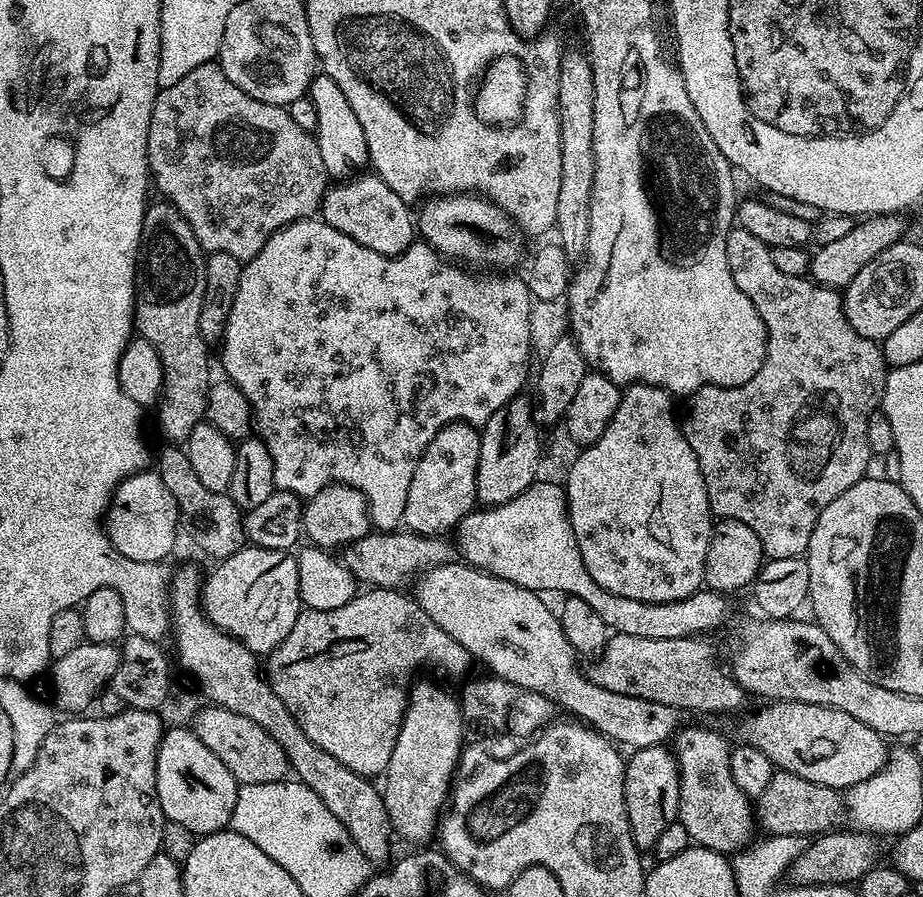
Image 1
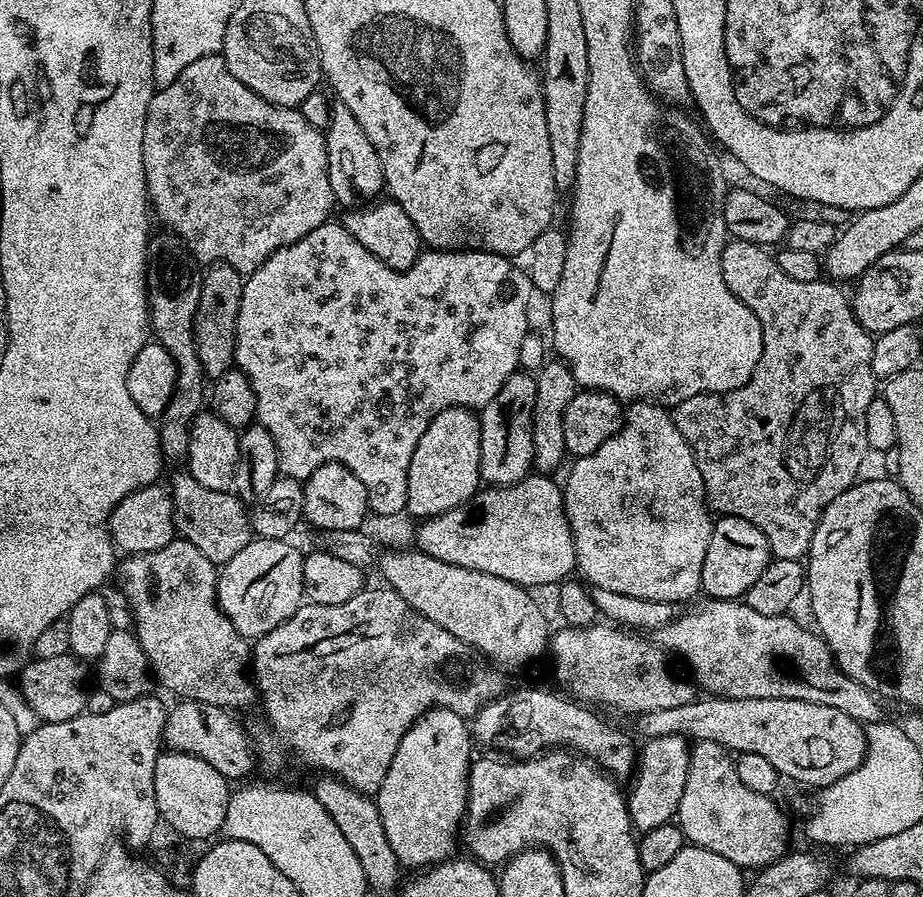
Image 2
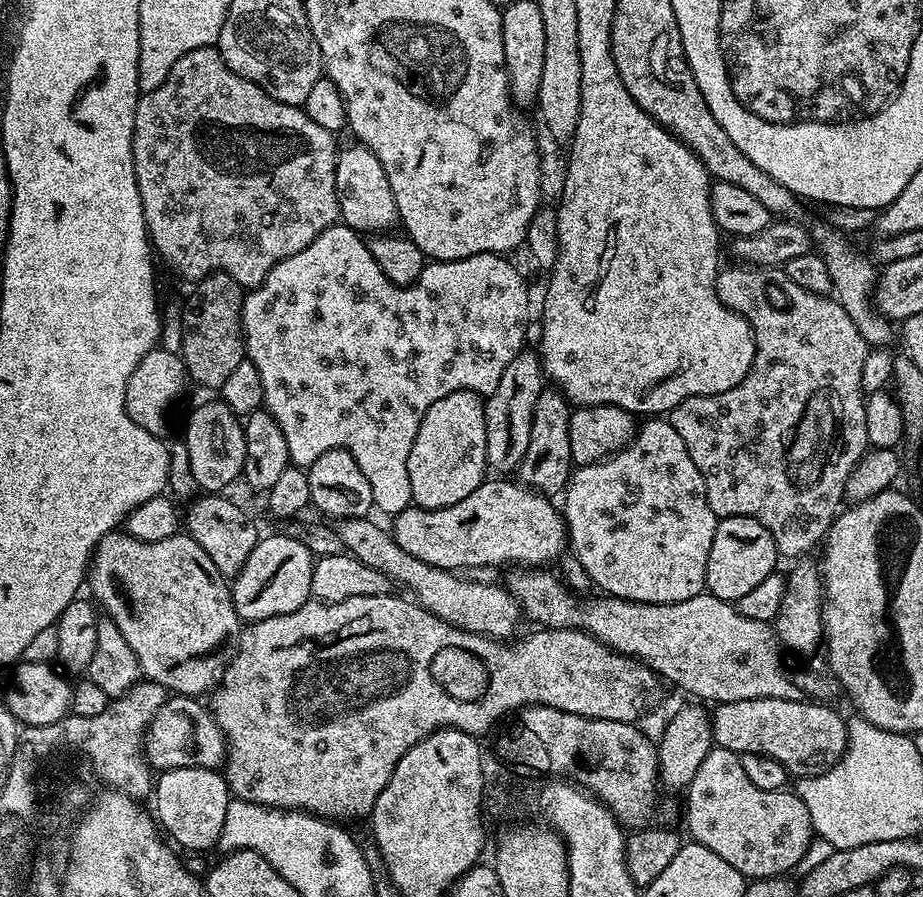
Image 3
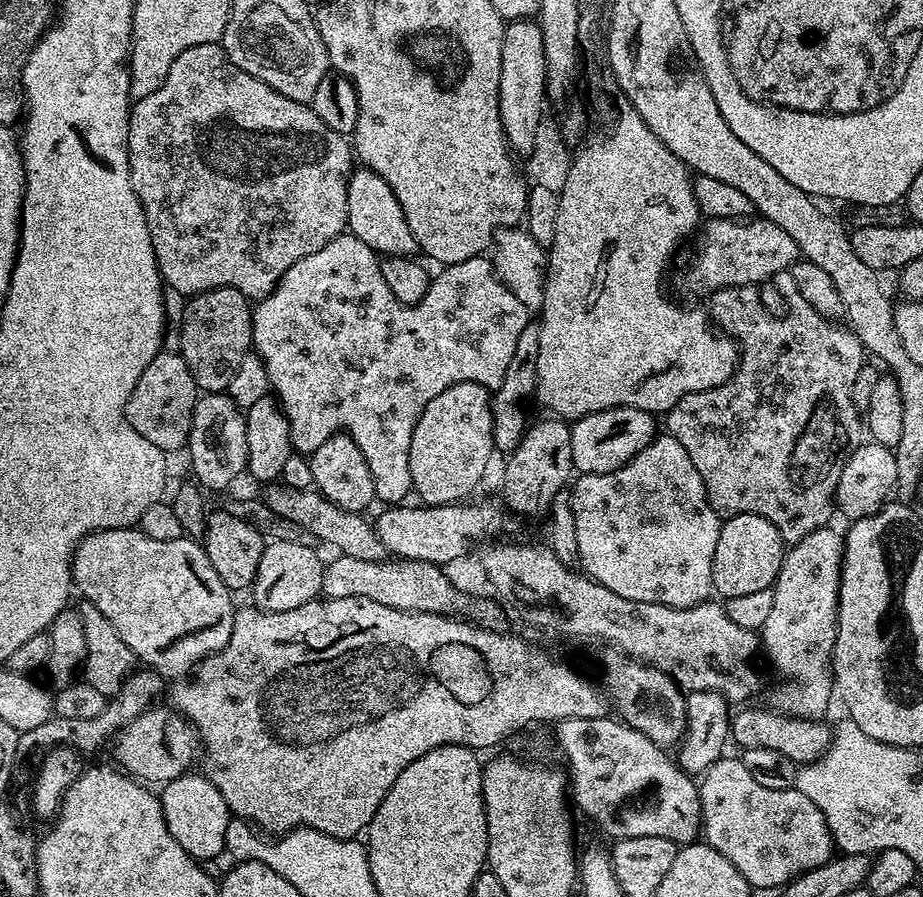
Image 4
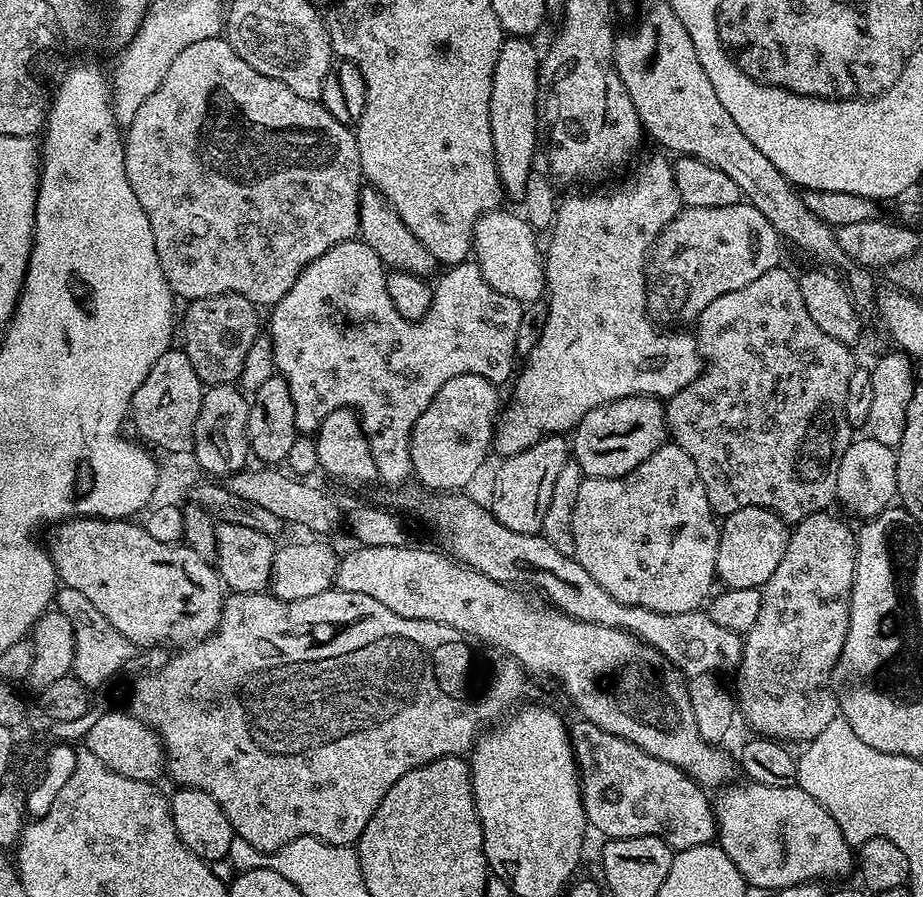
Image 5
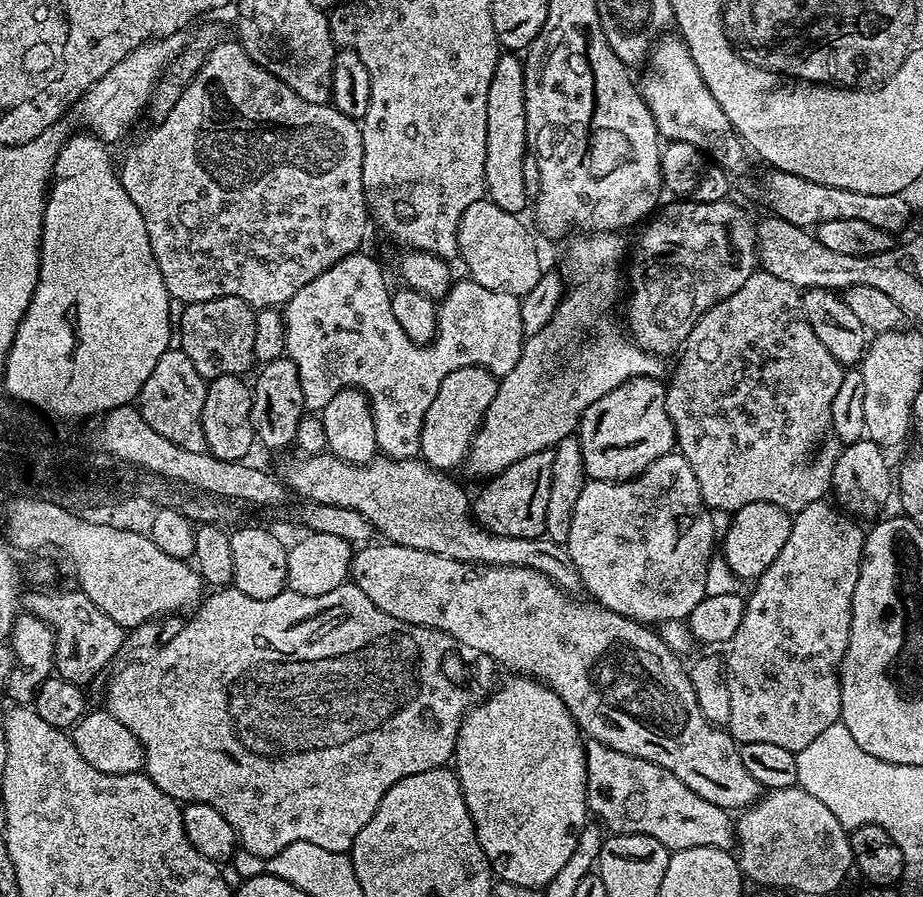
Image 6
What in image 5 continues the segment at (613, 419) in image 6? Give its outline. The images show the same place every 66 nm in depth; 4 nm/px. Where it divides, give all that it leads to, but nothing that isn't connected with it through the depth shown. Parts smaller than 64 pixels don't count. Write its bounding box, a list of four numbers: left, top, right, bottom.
[570,396,668,478]

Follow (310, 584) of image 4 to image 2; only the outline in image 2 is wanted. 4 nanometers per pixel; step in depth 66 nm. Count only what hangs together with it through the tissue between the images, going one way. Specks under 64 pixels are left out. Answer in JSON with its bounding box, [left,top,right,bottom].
[216,538,306,642]

